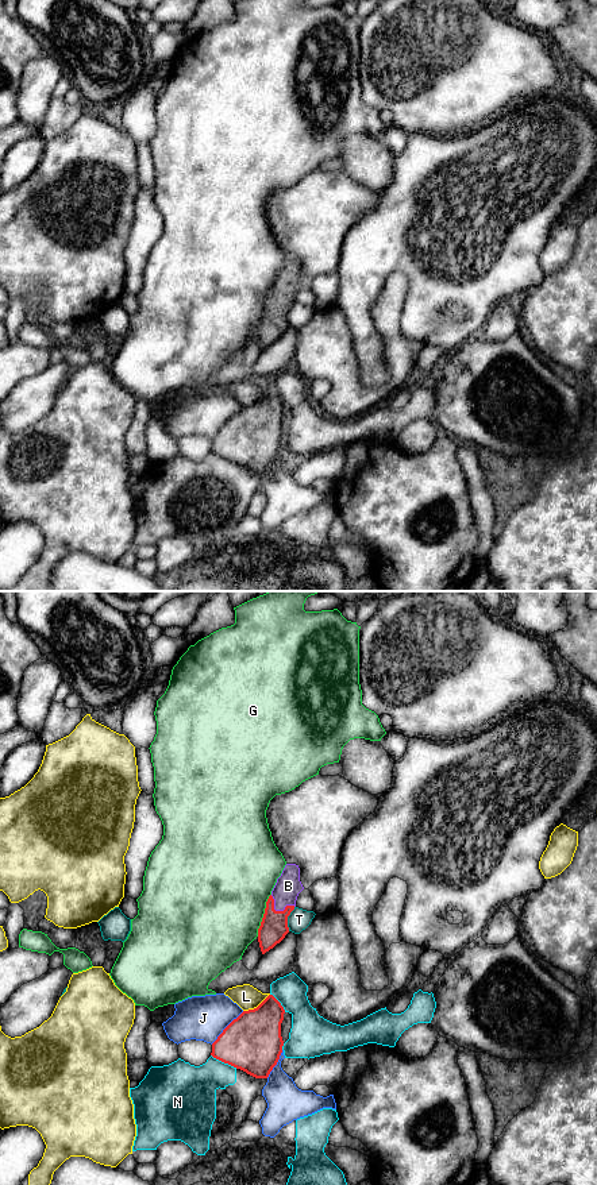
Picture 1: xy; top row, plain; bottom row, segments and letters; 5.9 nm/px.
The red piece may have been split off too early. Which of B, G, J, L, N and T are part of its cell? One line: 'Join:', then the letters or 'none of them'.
Join: B

